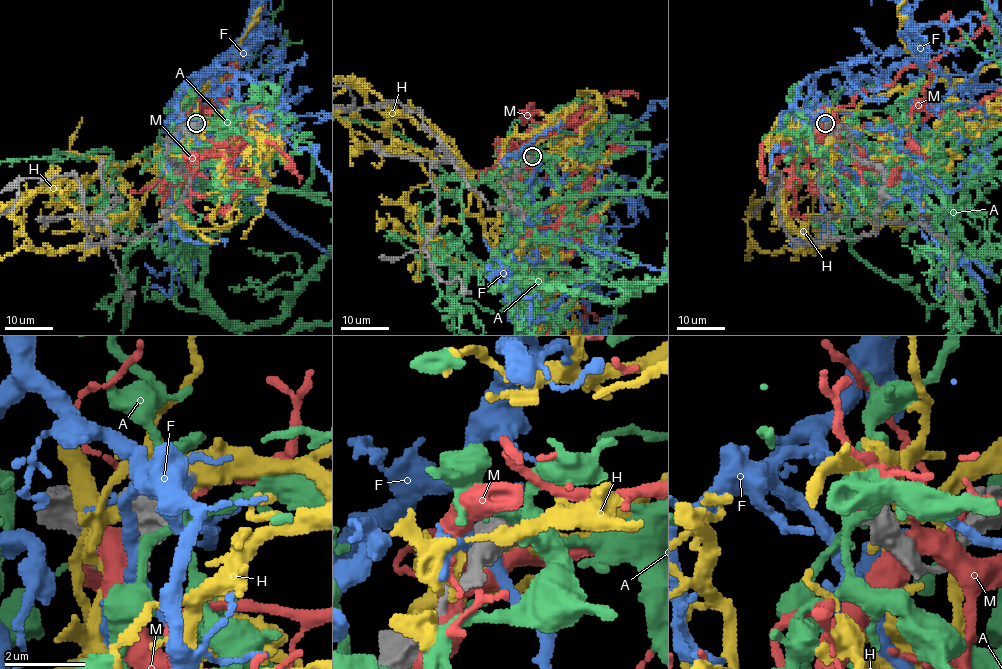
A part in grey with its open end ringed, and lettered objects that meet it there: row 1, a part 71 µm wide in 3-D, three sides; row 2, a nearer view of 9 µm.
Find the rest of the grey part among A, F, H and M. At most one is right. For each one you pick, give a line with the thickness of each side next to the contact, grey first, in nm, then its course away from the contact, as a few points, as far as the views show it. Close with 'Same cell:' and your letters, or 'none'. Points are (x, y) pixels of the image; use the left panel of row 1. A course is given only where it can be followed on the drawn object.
Same cell: none

